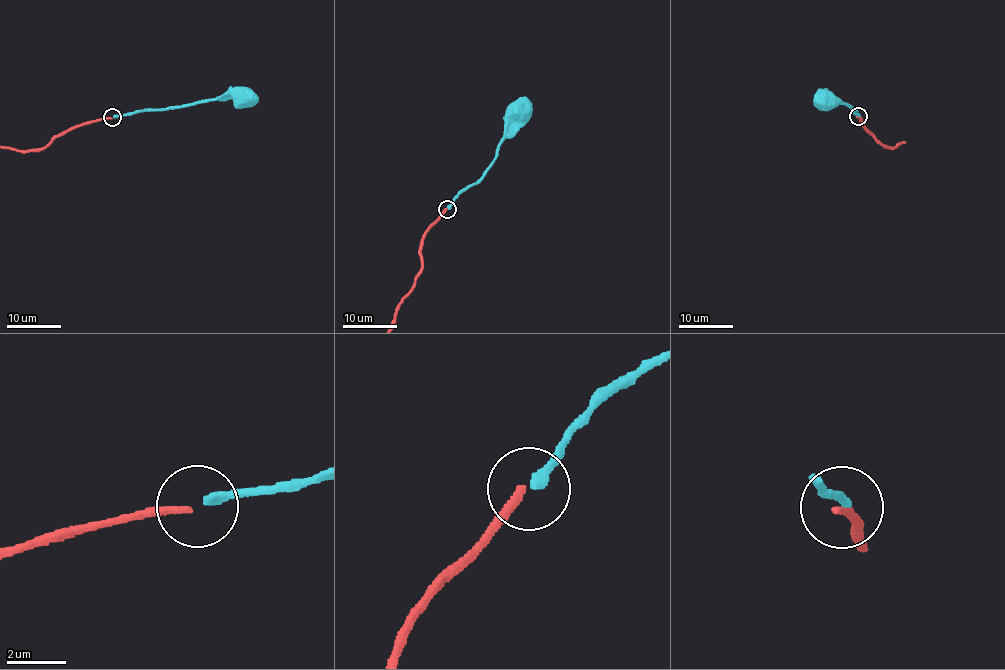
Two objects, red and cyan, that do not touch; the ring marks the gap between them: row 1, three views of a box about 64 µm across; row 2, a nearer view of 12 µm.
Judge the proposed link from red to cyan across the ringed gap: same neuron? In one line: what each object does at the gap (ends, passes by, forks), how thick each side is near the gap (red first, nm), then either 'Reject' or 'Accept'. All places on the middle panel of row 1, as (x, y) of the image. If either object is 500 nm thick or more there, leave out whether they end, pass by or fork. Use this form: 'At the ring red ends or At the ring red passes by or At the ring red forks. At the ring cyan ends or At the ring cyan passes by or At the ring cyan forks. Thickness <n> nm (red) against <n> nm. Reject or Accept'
At the ring red ends. At the ring cyan ends. Thickness 260 nm (red) against 320 nm. Accept

